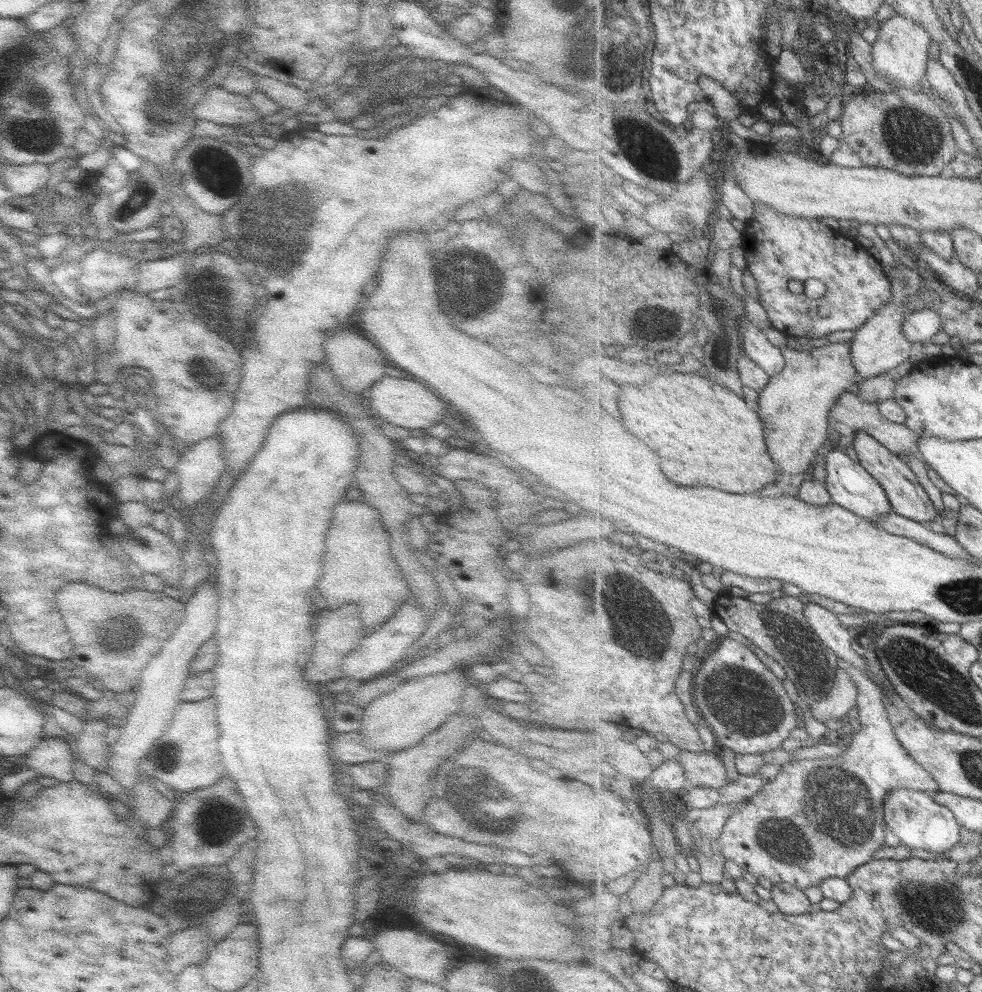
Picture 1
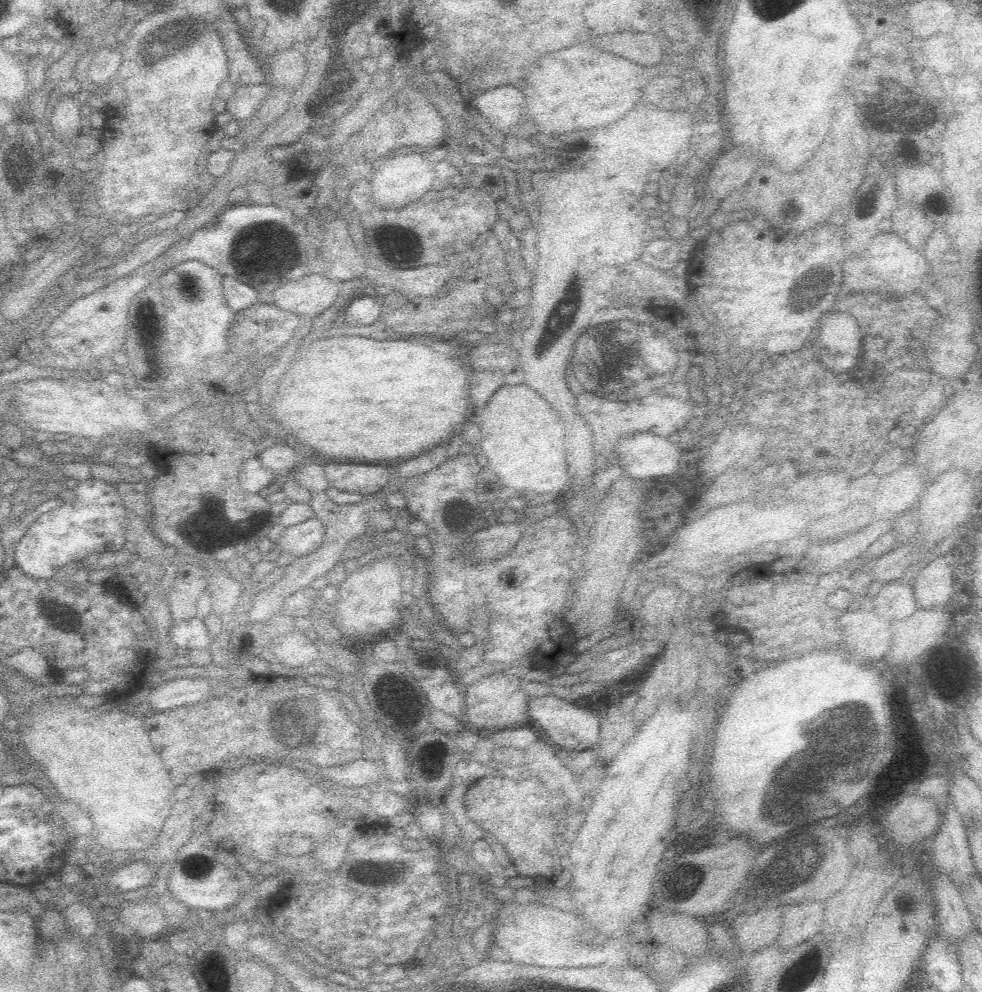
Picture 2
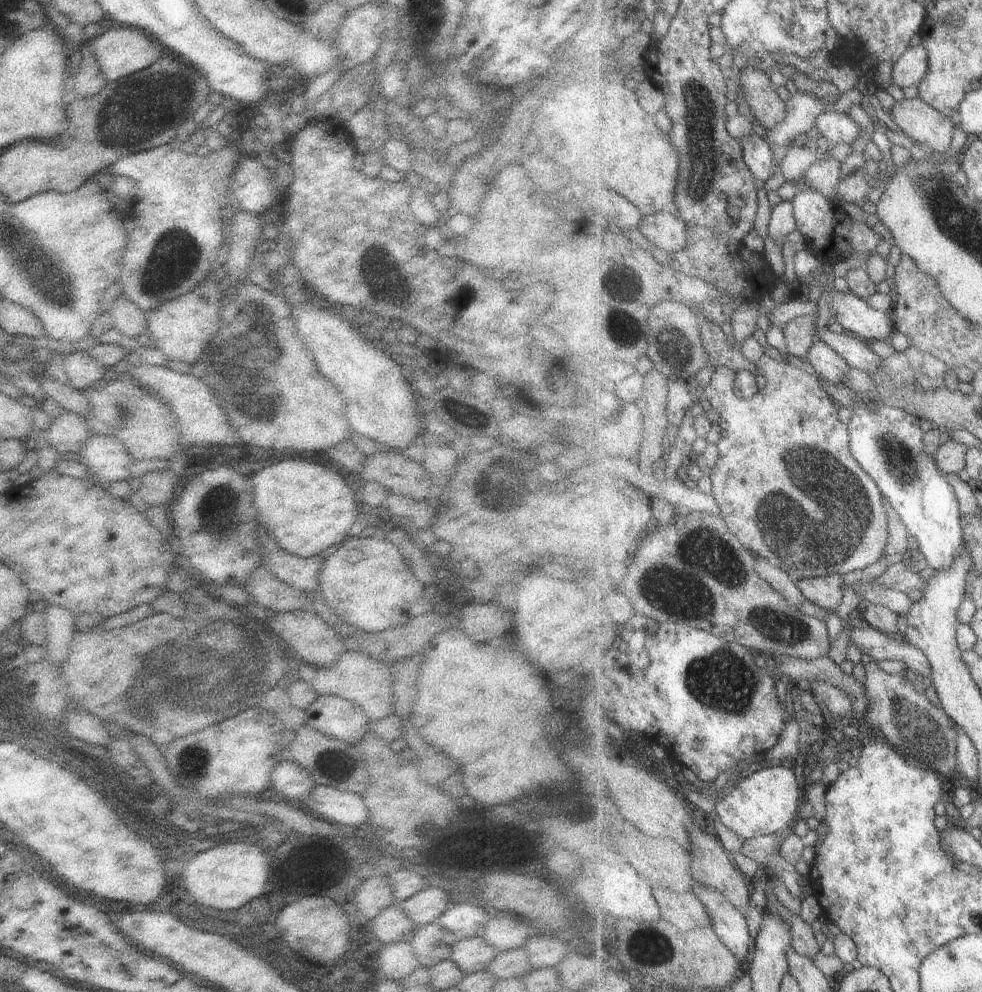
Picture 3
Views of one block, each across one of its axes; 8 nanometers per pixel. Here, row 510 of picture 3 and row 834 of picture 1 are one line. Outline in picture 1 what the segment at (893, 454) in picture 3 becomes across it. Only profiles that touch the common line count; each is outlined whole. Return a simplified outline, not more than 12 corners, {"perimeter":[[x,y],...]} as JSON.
{"perimeter":[[899,788],[884,802],[901,844],[946,853],[962,827],[933,795]]}

